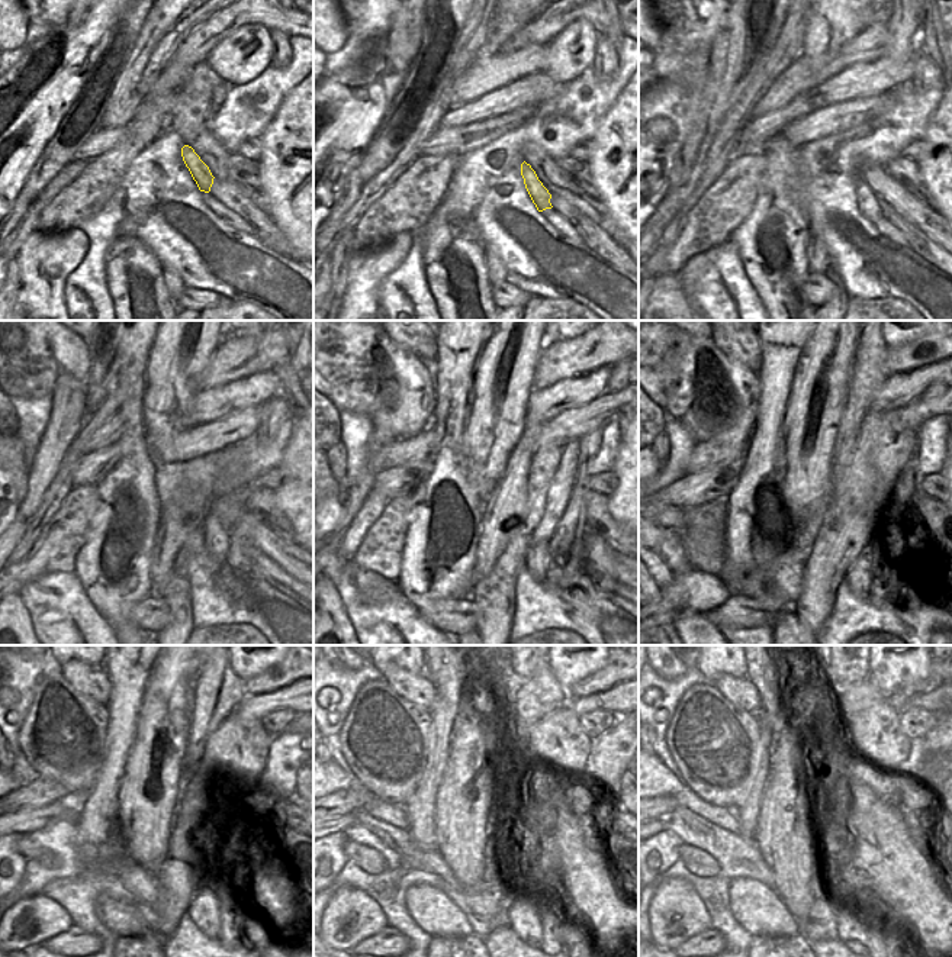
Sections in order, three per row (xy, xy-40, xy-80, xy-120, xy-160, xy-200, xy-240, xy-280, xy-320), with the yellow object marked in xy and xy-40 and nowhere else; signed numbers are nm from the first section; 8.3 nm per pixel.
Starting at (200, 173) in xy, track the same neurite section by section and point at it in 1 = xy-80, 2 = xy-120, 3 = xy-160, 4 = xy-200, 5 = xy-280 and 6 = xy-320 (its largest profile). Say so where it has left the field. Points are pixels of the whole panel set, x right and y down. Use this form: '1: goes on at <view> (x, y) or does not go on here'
1: goes on at xy-80 (868, 202)
2: goes on at xy-120 (216, 540)
3: goes on at xy-160 (537, 560)
4: goes on at xy-200 (859, 574)
5: goes on at xy-280 (526, 912)
6: goes on at xy-320 (852, 928)

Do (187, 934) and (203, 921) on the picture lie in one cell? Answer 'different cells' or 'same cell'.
different cells

